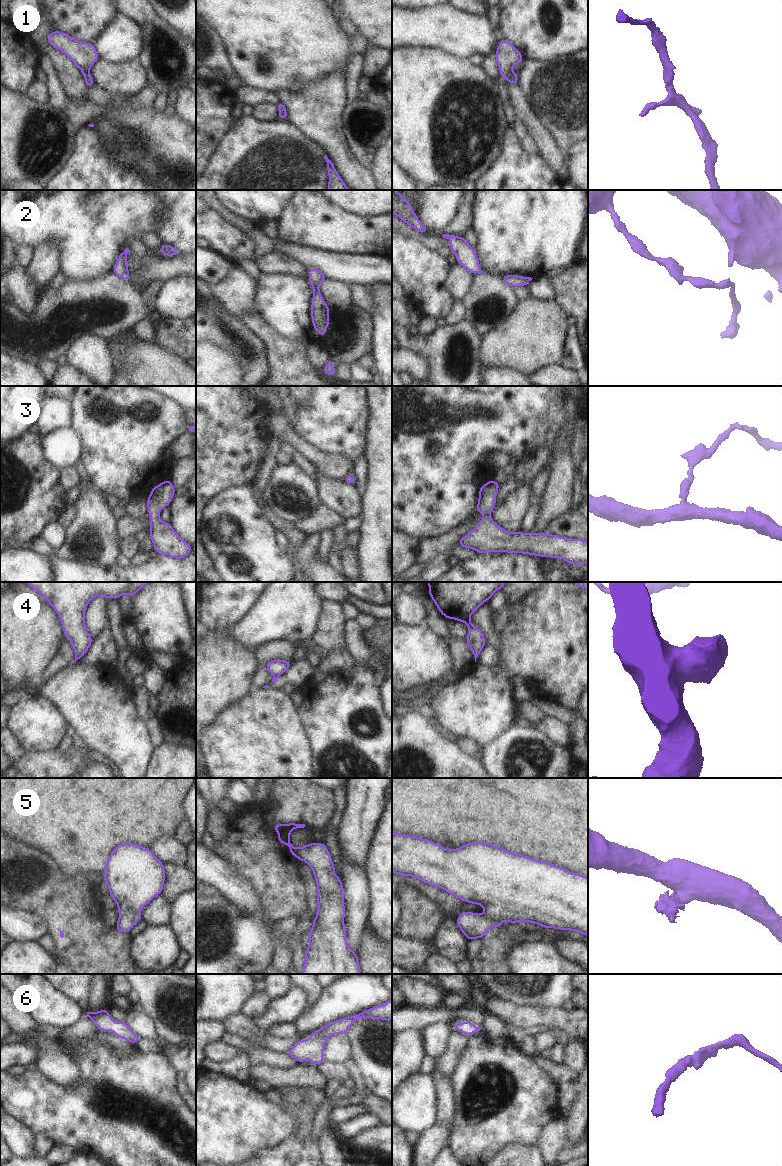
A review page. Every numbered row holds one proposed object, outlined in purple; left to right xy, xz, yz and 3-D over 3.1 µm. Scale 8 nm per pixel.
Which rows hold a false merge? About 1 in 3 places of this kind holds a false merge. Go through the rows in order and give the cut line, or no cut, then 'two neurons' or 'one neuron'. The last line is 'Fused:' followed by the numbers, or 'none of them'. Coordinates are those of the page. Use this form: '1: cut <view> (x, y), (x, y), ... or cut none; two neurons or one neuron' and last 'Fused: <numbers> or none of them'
1: cut none; one neuron
2: cut none; one neuron
3: cut none; one neuron
4: cut xz (274, 675), (276, 677); two neurons
5: cut none; one neuron
6: cut none; one neuron
Fused: 4

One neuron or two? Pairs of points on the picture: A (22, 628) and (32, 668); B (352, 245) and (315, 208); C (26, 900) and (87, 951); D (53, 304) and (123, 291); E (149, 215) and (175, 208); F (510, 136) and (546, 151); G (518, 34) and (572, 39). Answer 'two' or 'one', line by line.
A: one
B: one
C: one
D: one
E: two
F: two
G: one

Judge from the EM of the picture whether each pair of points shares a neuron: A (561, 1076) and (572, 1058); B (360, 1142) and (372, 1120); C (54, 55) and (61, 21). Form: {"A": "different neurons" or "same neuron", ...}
{"A": "different neurons", "B": "different neurons", "C": "different neurons"}

